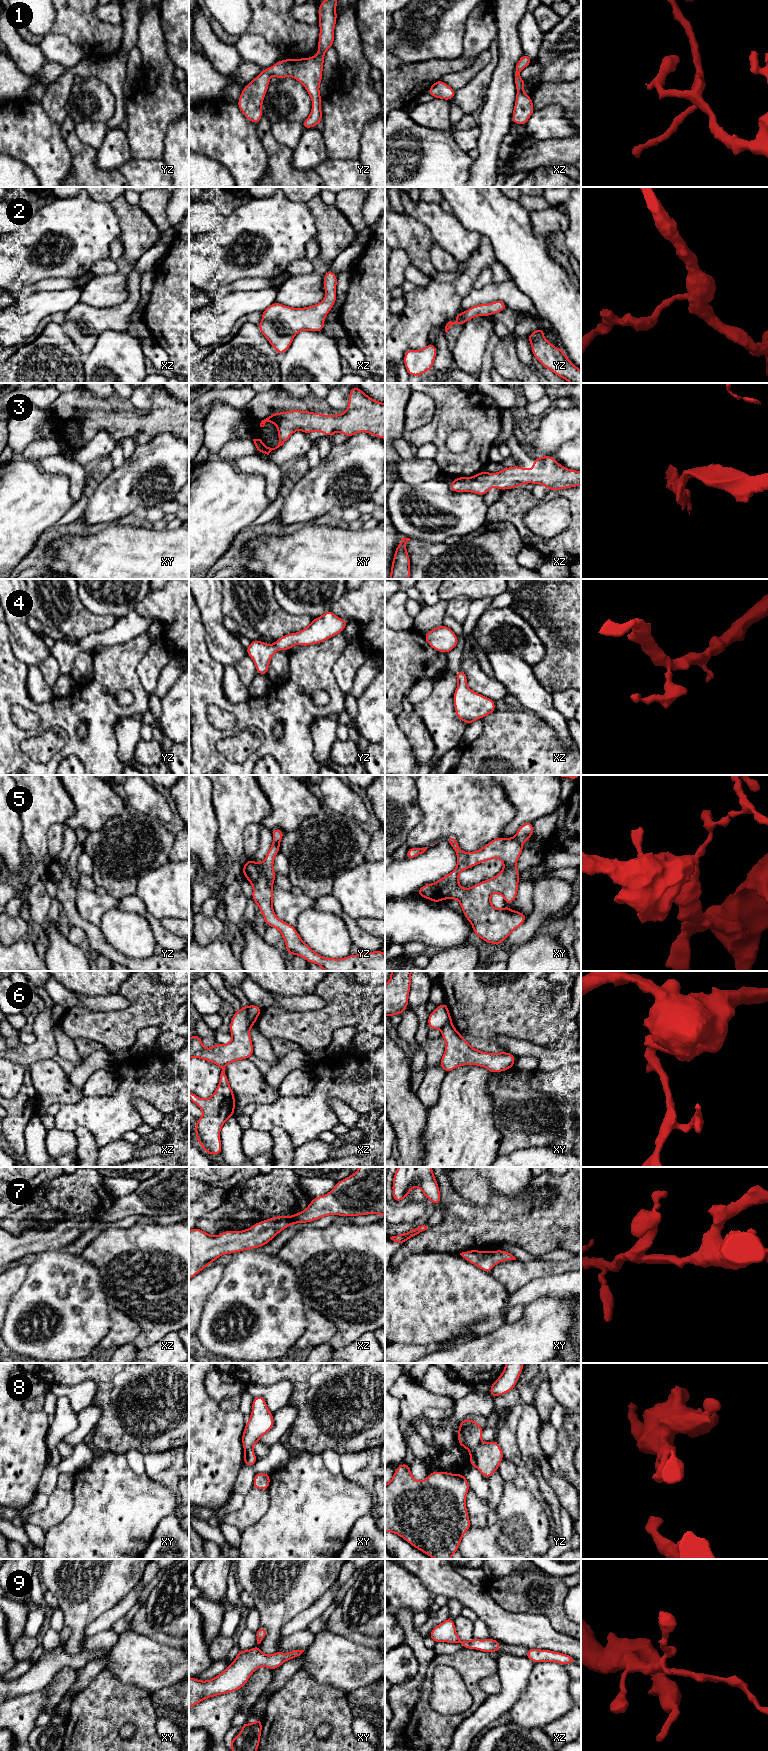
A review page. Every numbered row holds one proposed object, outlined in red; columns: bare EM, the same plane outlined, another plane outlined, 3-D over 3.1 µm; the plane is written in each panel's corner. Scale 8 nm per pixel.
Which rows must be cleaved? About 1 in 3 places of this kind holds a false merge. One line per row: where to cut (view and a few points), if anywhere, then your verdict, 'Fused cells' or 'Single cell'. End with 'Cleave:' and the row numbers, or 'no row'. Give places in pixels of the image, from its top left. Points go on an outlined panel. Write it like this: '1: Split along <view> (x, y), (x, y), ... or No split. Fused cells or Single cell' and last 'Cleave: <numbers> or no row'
1: No split. Single cell
2: No split. Single cell
3: No split. Single cell
4: No split. Single cell
5: Split along xy (514, 838), (521, 845). Fused cells
6: Split along xz (249, 1005), (249, 1020), (253, 1024). Fused cells
7: No split. Single cell
8: Split along yz (480, 1441), (470, 1451). Fused cells
9: No split. Single cell
Cleave: 5, 6, 8

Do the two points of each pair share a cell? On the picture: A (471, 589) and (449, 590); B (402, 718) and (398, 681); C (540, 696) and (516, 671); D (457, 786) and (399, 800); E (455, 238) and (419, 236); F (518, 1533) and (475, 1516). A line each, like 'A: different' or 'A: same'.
A: same
B: different
C: same
D: different
E: different
F: different

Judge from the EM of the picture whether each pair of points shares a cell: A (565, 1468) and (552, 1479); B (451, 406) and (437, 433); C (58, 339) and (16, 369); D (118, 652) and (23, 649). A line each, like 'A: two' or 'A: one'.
A: two
B: one
C: one
D: two

